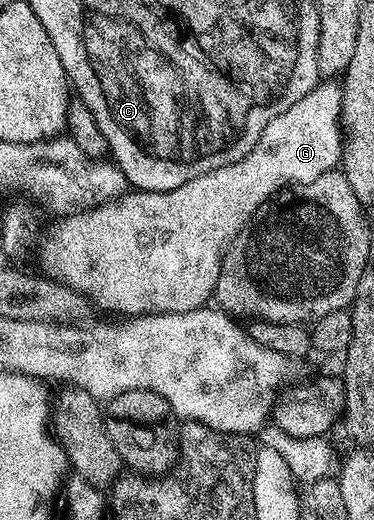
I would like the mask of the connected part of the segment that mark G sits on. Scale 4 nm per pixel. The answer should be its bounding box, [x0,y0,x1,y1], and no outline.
[48,80,345,316]

